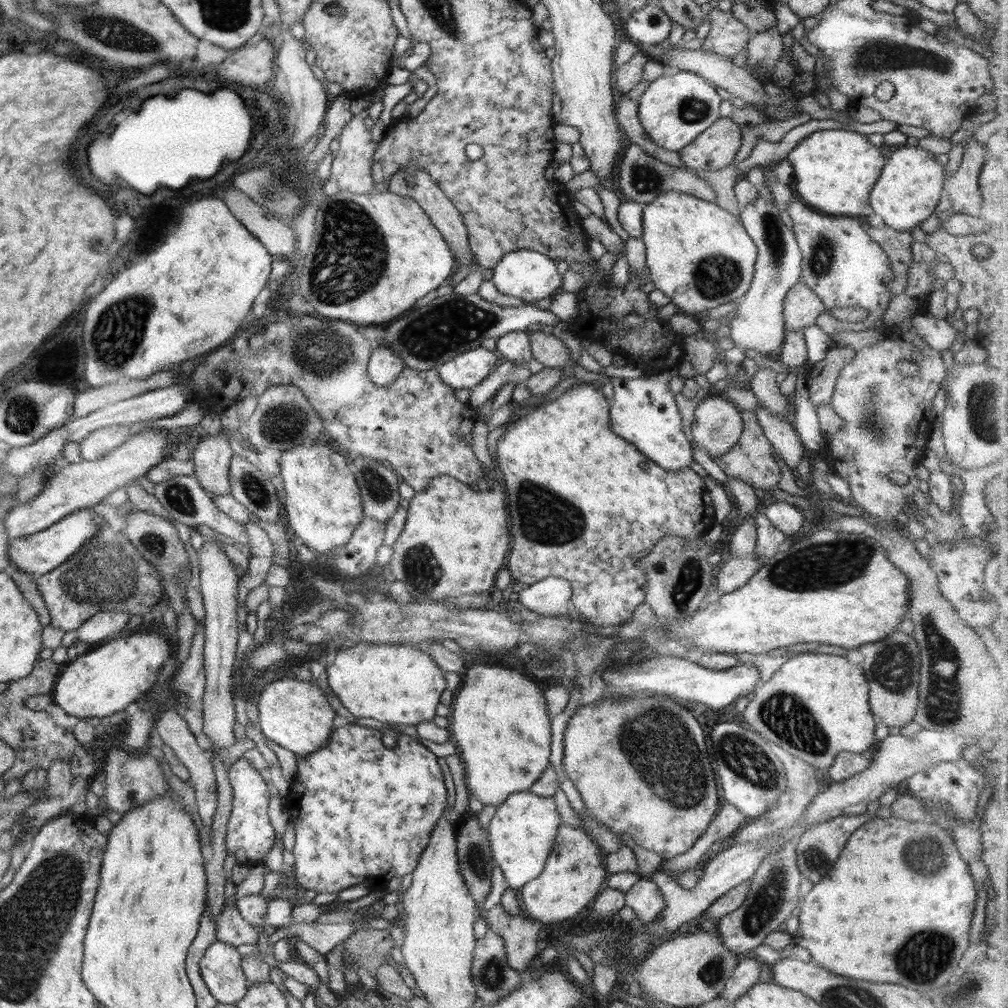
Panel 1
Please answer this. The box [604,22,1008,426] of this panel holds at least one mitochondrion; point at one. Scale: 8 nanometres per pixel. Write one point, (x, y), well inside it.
(873, 56)

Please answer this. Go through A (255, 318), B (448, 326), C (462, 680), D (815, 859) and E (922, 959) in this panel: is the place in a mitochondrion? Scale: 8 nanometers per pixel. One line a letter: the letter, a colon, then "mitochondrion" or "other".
A: other
B: mitochondrion
C: other
D: mitochondrion
E: mitochondrion

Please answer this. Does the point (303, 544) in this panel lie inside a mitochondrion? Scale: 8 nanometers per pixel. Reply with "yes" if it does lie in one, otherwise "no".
no

